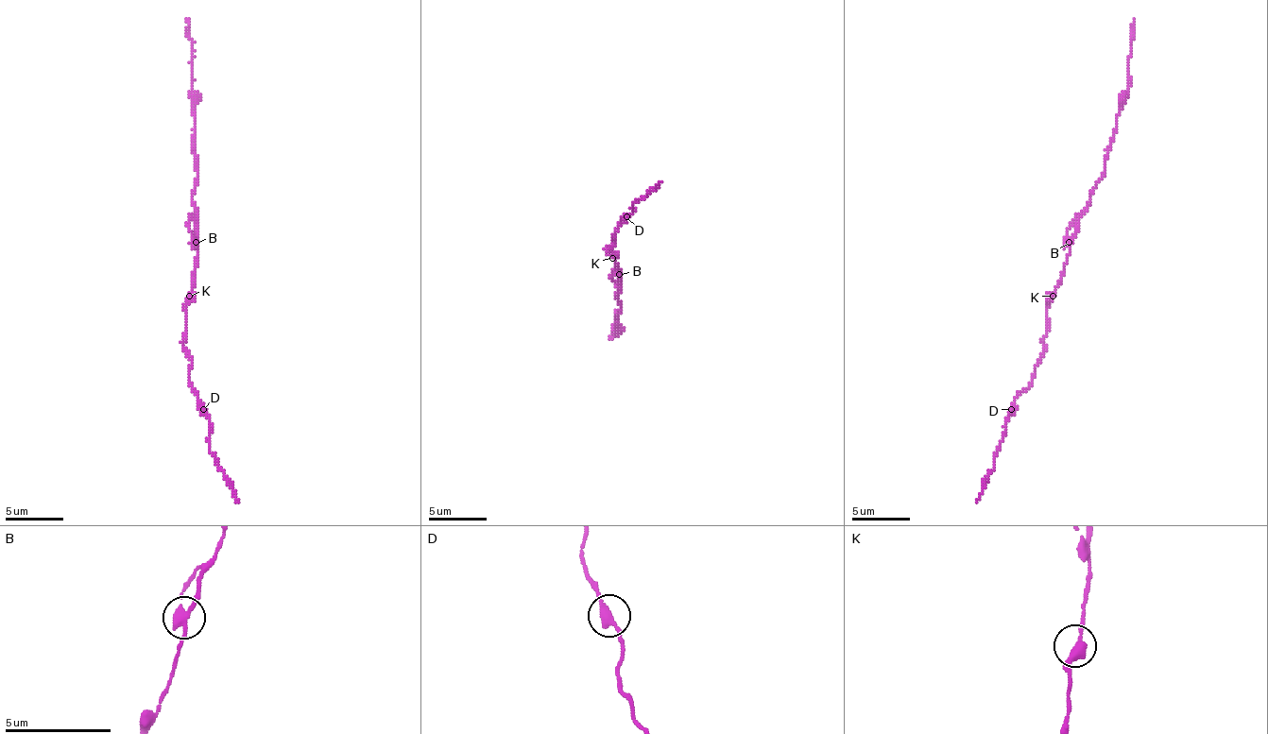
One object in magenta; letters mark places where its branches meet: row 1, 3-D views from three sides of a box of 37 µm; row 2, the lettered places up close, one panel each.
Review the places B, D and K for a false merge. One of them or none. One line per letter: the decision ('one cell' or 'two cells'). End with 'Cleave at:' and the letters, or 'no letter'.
B: one cell
D: one cell
K: one cell
Cleave at: no letter

